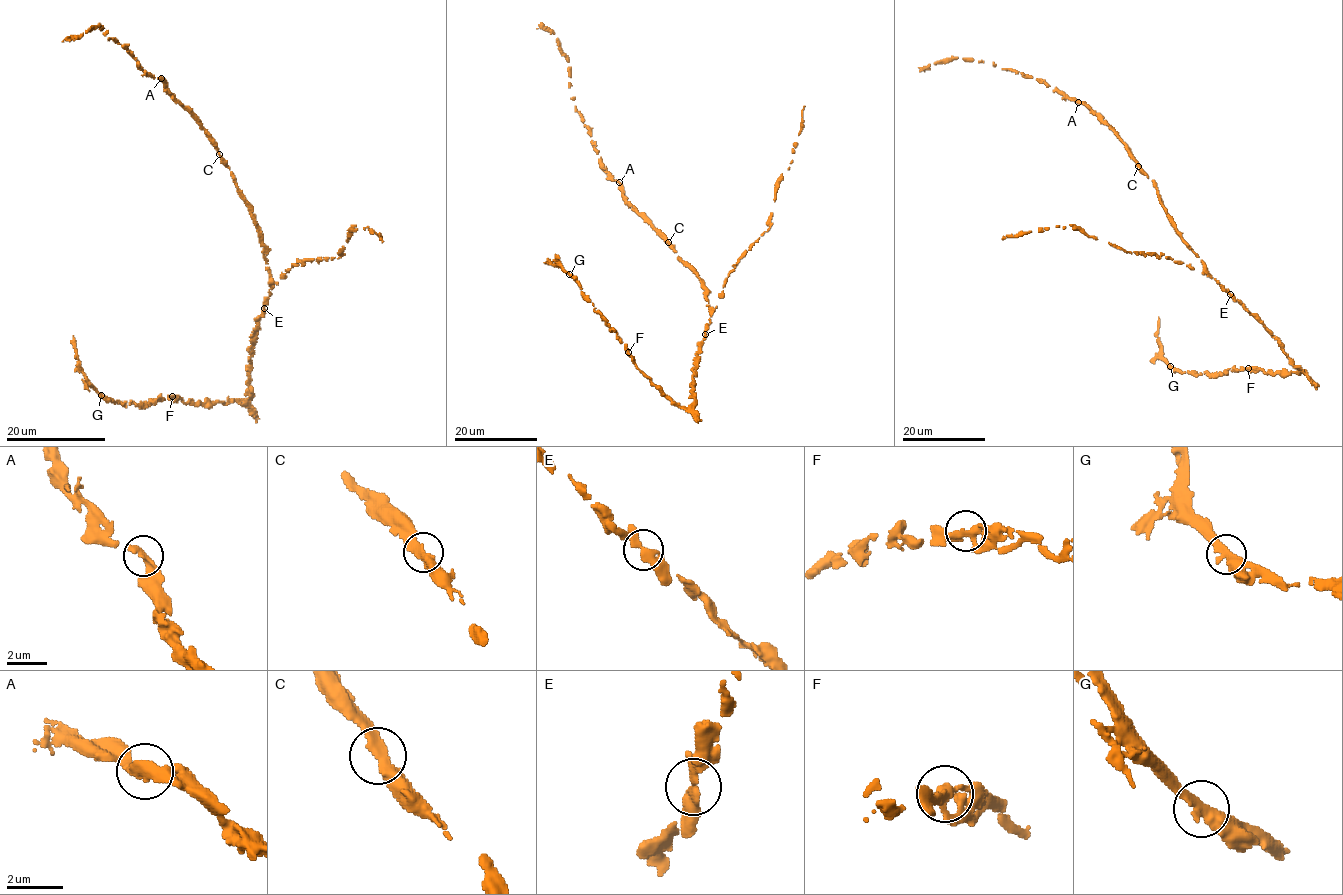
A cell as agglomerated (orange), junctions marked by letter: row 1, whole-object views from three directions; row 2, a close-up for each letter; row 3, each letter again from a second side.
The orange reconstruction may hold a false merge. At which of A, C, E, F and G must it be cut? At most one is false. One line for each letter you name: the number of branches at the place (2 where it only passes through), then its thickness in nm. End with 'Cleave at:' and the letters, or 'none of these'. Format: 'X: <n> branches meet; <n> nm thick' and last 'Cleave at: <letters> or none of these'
Cleave at: none of these

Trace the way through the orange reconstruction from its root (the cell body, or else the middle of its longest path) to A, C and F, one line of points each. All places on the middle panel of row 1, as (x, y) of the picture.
A: (707, 300), (704, 284), (698, 276), (627, 200), (619, 183)
C: (707, 300), (704, 284), (668, 242)
F: (707, 300), (709, 322), (693, 377), (694, 401), (687, 408), (675, 405), (645, 376), (629, 351)

